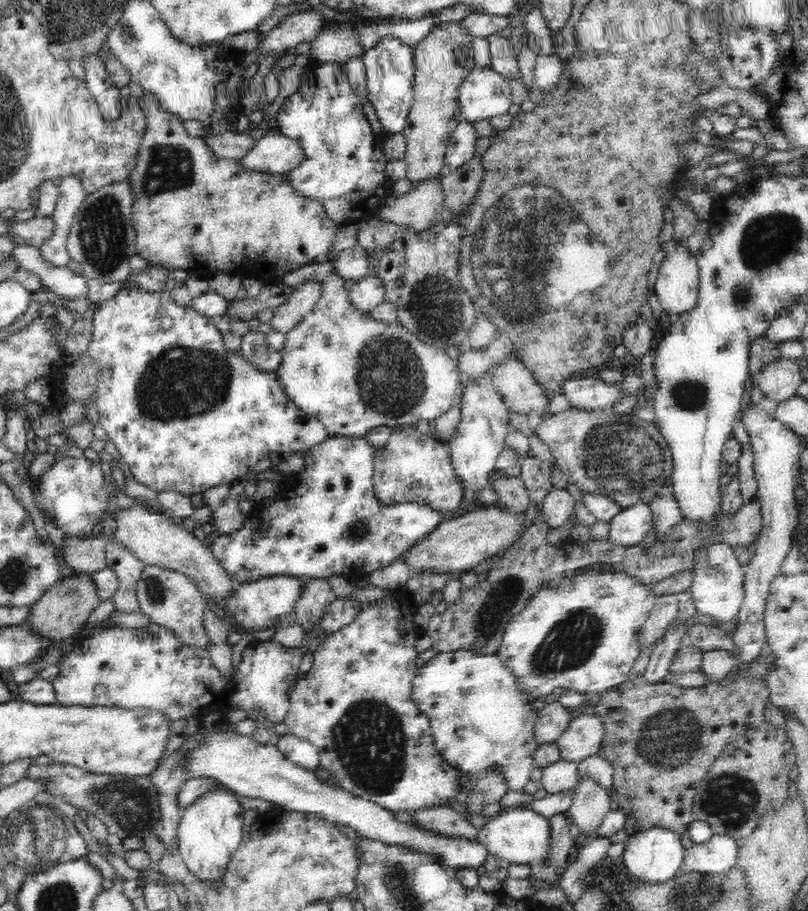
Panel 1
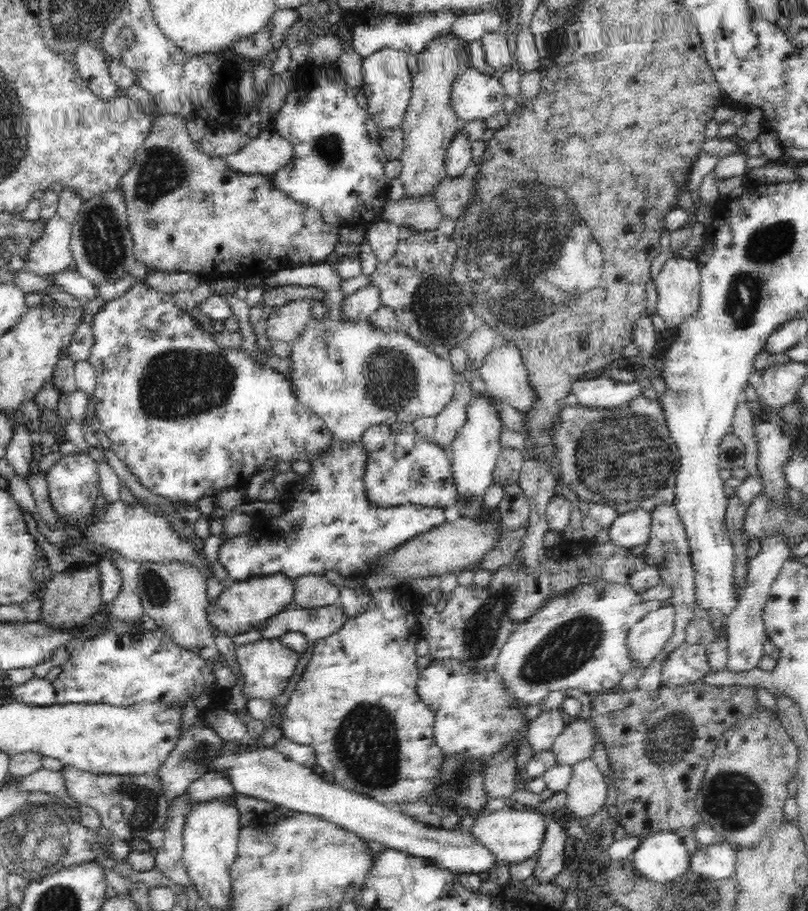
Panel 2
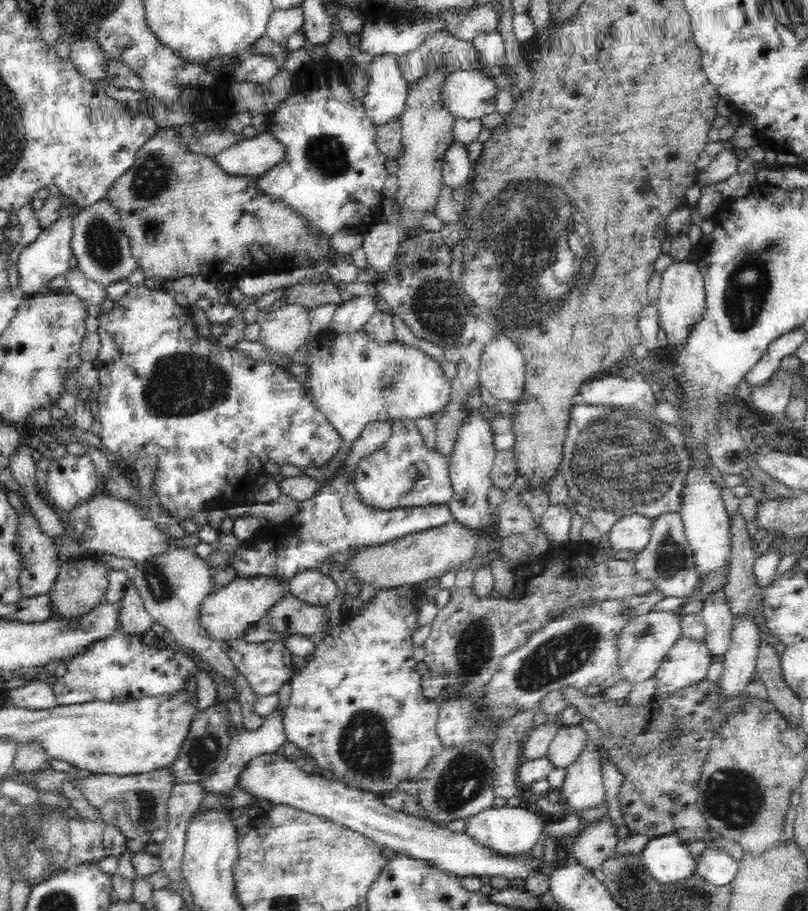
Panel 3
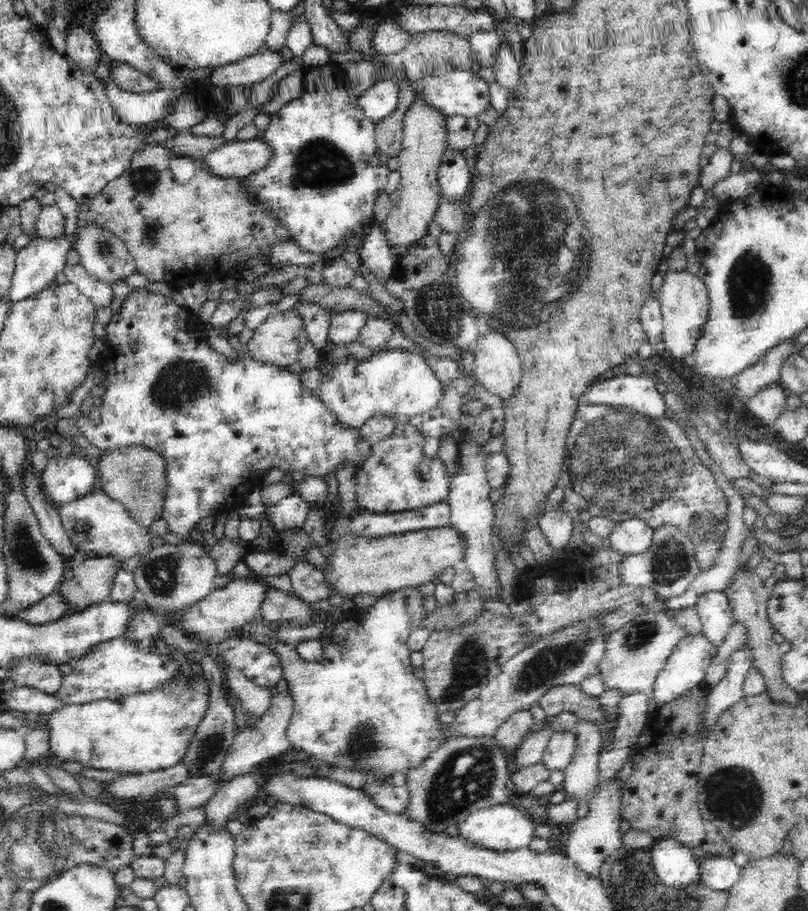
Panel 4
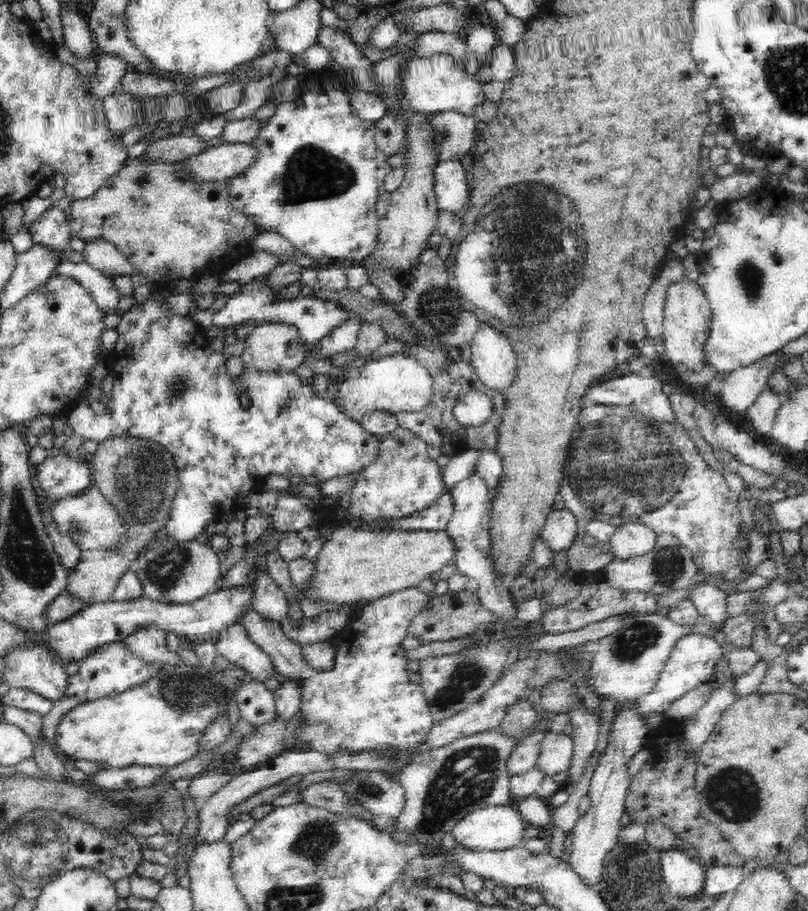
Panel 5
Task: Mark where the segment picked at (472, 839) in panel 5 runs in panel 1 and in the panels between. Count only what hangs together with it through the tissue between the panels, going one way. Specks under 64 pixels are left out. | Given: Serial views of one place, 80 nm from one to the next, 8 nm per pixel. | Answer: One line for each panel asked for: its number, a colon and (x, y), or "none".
1: (519, 836)
2: (515, 834)
3: (509, 831)
4: (505, 827)

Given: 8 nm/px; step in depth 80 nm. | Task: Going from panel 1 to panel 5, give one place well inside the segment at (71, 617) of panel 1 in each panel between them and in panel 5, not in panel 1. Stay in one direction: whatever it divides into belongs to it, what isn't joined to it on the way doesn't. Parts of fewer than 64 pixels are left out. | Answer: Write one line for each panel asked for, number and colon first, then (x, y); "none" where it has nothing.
2: (70, 598)
3: (82, 583)
4: (88, 578)
5: (137, 476)

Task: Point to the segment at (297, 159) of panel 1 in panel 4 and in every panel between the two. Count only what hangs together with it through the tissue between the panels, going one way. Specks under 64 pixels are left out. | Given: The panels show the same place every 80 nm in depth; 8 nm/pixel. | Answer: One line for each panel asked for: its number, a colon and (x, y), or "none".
2: (268, 152)
3: (251, 157)
4: (236, 159)

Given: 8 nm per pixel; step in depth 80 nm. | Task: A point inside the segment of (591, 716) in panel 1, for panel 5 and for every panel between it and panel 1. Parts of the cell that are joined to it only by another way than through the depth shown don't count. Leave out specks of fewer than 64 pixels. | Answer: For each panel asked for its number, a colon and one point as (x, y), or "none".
2: (575, 743)
3: (567, 745)
4: (561, 748)
5: (555, 754)

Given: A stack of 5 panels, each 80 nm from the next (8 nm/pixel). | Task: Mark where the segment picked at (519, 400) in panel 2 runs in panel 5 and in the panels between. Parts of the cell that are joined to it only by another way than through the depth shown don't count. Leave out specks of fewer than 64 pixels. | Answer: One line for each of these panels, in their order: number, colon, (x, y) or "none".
3: (501, 368)
4: (497, 364)
5: (492, 357)

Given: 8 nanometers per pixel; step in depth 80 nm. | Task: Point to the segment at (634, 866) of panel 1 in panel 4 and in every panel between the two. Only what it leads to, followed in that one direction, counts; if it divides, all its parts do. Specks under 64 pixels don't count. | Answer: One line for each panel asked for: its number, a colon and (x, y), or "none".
2: (661, 857)
3: (667, 859)
4: (675, 866)

